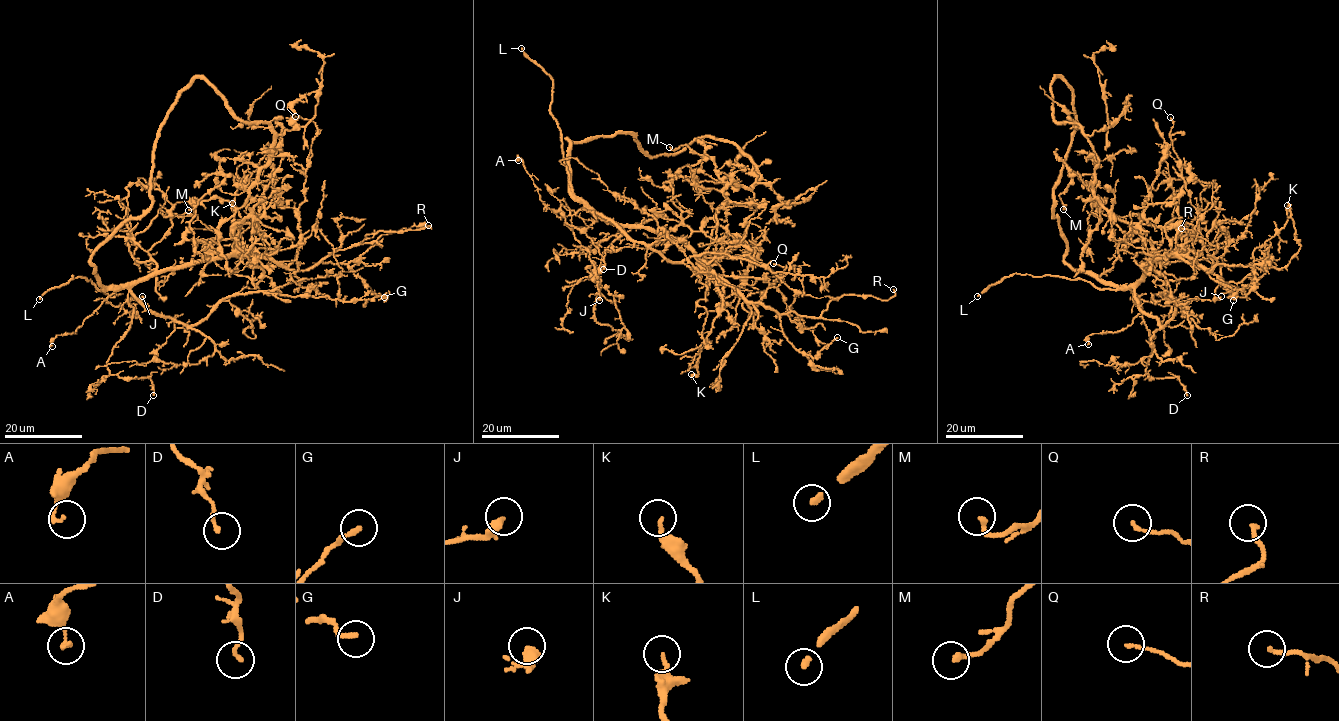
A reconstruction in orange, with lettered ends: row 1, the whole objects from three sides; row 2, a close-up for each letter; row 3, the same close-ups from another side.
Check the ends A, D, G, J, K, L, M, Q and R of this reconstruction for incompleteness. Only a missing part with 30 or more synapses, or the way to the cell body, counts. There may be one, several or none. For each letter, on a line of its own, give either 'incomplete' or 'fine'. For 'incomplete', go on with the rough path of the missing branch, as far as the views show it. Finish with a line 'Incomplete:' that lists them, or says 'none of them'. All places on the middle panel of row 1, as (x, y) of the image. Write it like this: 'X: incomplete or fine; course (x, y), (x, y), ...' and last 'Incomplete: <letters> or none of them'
A: fine
D: fine
G: fine
J: fine
K: fine
L: incomplete; course (521, 48), (500, 26), (493, 9), (489, 18), (491, 23), (498, 19), (497, 16)
M: fine
Q: fine
R: fine
Incomplete: L

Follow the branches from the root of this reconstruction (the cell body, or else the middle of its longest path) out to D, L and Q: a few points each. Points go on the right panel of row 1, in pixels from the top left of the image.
D: (1144, 277), (1136, 286), (1133, 301), (1142, 308), (1151, 348), (1146, 373), (1150, 378), (1177, 377), (1187, 395)
L: (1144, 277), (1117, 289), (1098, 289), (1081, 279), (1013, 273), (988, 286), (977, 296)
Q: (1144, 277), (1151, 261), (1183, 254), (1184, 243), (1202, 238), (1198, 213), (1190, 202), (1172, 146), (1170, 117)

